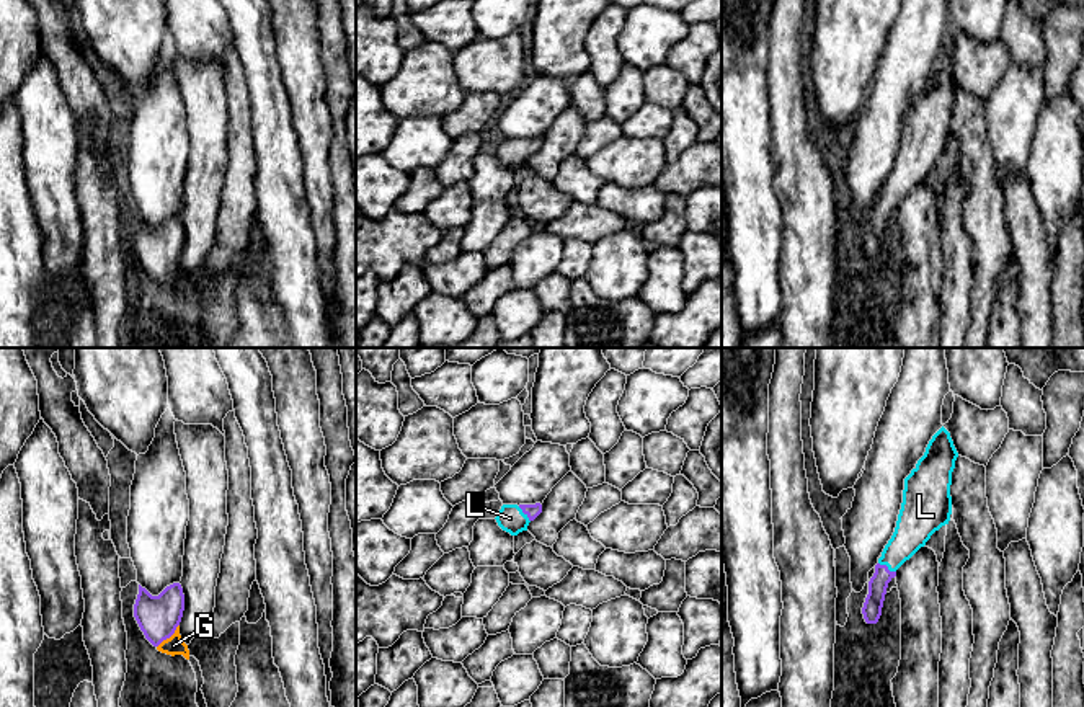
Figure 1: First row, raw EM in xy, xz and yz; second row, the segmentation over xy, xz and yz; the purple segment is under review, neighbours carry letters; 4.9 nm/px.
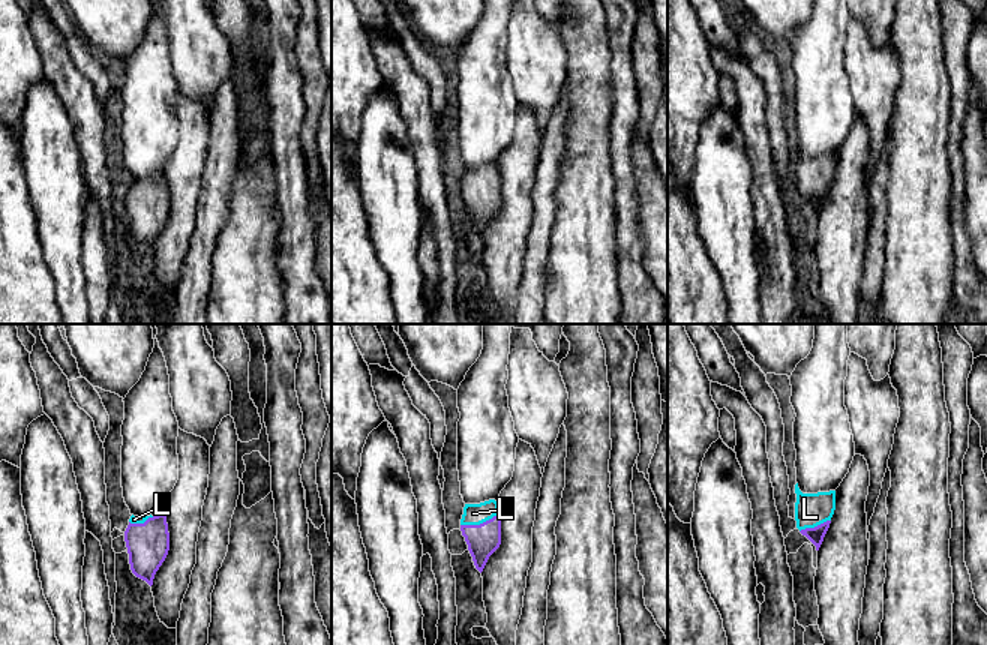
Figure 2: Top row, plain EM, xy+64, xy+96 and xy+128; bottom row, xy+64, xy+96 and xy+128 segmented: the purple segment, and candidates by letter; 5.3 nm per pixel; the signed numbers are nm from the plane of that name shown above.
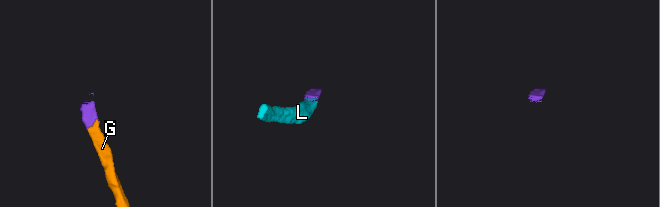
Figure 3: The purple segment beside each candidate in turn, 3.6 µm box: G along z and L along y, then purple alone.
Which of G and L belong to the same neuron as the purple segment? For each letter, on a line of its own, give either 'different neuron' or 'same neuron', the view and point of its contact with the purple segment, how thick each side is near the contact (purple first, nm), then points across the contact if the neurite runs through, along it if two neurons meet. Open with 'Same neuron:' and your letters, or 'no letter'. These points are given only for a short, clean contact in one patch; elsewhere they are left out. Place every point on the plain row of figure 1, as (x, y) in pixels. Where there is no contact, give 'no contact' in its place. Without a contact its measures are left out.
Same neuron: G, L
G: same neuron; contact xy (168, 271); calibres 200 and 90 nm; way xy (159, 250), (160, 262), (168, 271), (173, 280)
L: same neuron; contact yz (887, 201); calibres 100 and 190 nm; way yz (877, 221), (887, 201), (915, 160)

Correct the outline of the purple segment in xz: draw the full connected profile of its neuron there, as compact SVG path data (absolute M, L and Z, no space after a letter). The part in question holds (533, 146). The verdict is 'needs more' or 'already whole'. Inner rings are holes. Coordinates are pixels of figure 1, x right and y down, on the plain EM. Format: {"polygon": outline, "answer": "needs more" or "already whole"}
{"polygon": "M503 139L496 147L498 160L509 167L511 170L518 170L522 165L527 165L531 155L534 155L542 147L542 139Z", "answer": "needs more"}

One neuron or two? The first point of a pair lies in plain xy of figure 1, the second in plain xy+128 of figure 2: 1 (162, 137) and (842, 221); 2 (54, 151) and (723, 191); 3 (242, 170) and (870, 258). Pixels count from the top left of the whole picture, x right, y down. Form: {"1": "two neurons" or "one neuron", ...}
{"1": "two neurons", "2": "one neuron", "3": "one neuron"}

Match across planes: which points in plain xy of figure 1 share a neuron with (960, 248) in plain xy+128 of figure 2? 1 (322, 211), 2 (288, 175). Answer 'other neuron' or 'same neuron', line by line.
1: same neuron
2: other neuron

